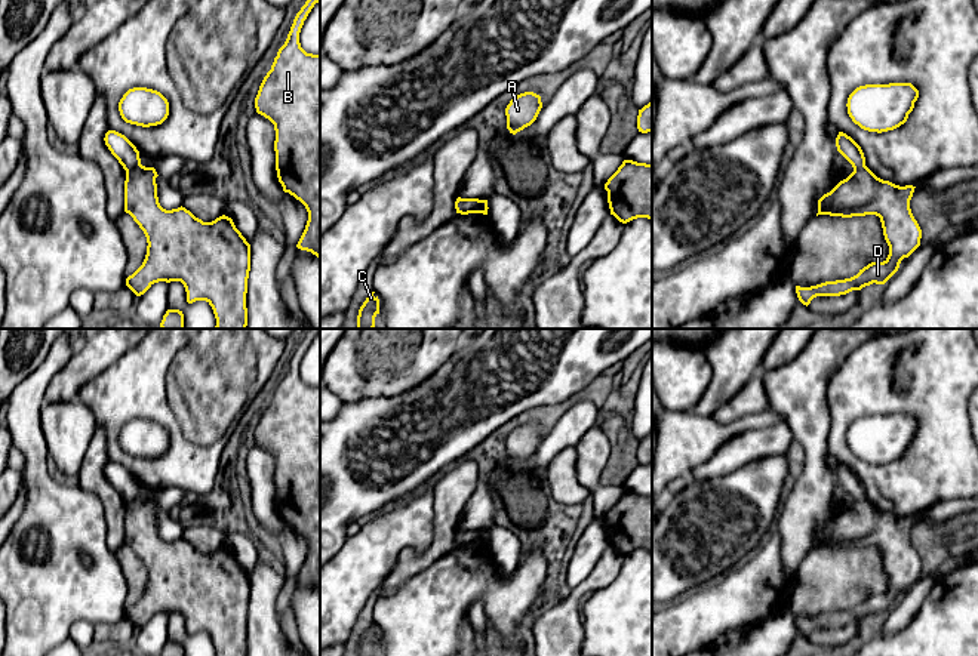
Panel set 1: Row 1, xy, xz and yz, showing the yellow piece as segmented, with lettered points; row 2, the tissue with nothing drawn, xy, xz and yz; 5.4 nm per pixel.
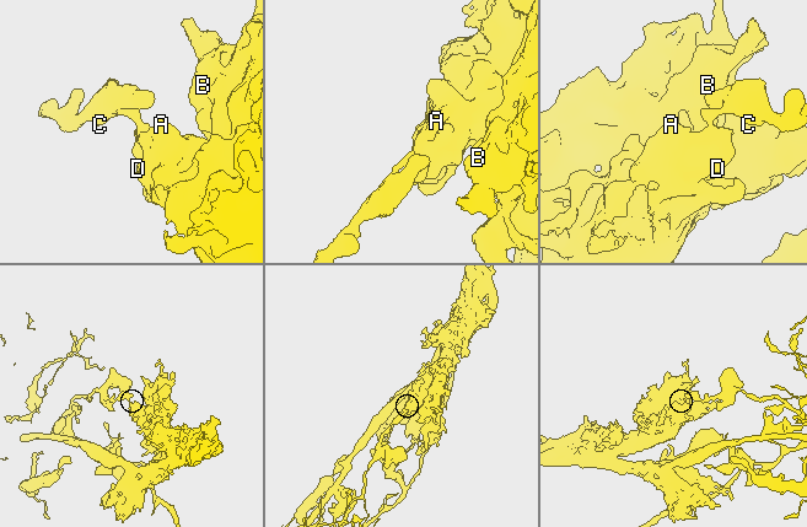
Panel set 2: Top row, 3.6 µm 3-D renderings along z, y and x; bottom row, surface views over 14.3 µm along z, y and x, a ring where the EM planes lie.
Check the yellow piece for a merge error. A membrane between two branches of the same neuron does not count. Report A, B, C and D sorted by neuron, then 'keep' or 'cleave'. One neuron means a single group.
A B D / C; cleave

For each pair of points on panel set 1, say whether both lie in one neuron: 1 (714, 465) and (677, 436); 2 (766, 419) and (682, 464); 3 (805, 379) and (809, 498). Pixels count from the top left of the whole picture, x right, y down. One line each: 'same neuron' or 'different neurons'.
1: different neurons
2: same neuron
3: same neuron

